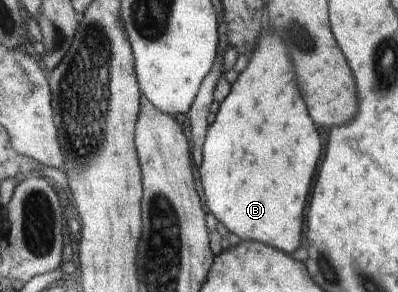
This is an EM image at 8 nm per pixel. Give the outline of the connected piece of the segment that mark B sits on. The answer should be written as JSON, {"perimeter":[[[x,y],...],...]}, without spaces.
{"perimeter":[[[267,25],[261,37],[263,39],[260,39],[251,63],[233,83],[231,94],[216,113],[217,121],[210,125],[200,177],[209,212],[231,233],[239,235],[243,241],[262,242],[293,254],[303,245],[305,207],[317,165],[321,161],[323,143],[318,126],[311,119],[301,91],[297,89],[295,66],[287,55],[288,47]]]}

